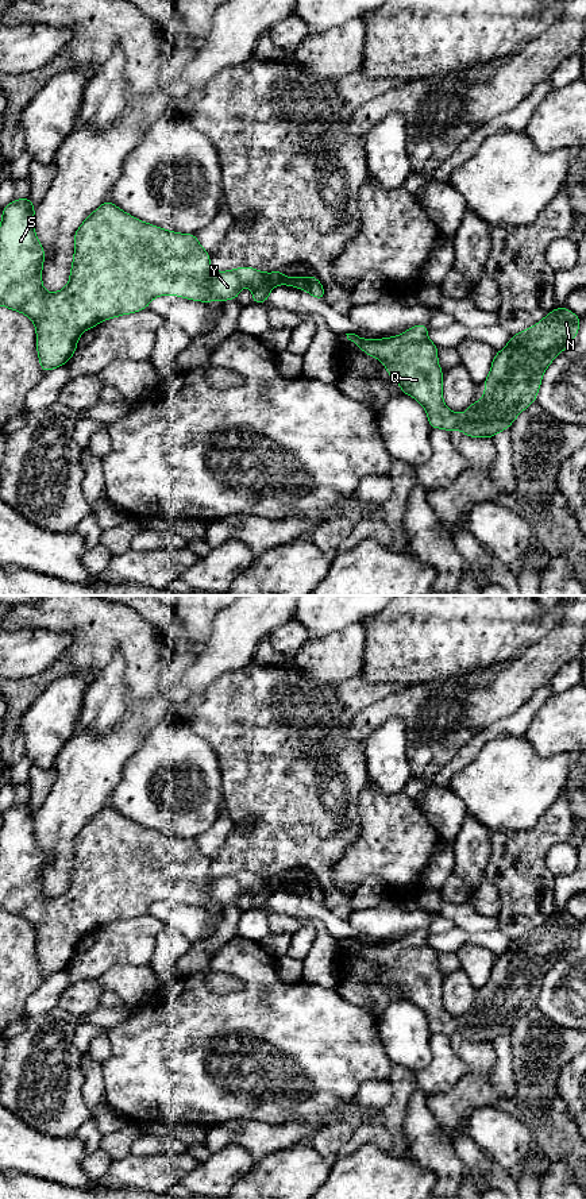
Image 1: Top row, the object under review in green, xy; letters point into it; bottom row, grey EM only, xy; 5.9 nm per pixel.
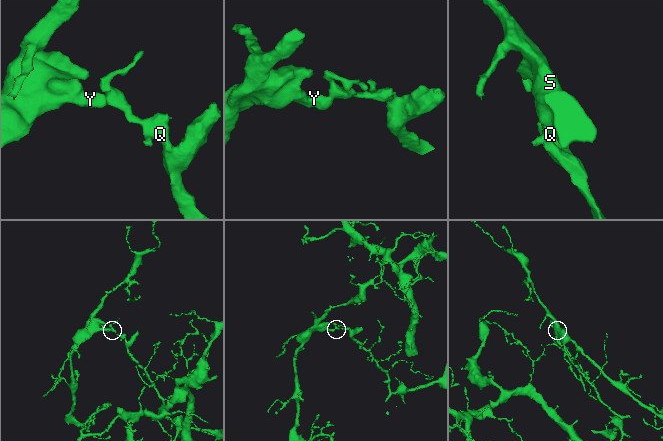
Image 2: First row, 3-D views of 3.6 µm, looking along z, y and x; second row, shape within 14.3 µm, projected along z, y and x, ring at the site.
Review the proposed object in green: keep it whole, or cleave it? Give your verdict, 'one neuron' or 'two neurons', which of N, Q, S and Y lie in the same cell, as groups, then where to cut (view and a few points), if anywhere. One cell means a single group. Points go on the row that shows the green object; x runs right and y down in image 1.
two neurons; N Q / S Y; cut in xy along (269, 274), (276, 284)

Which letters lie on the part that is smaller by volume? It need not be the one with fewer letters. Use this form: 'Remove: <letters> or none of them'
Remove: N, Q

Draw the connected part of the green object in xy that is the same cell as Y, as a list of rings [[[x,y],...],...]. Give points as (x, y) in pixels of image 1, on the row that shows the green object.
[[[30,196],[19,198],[1,209],[0,223],[0,305],[27,315],[35,324],[36,350],[43,374],[68,363],[77,350],[77,340],[84,331],[99,323],[122,315],[135,313],[149,308],[153,298],[171,294],[193,301],[211,302],[236,298],[242,286],[252,289],[251,302],[266,302],[275,286],[270,274],[242,266],[228,271],[213,271],[209,266],[211,254],[198,243],[194,234],[178,234],[140,221],[130,216],[108,198],[92,212],[74,234],[74,257],[69,284],[57,293],[47,293],[42,286],[42,266],[45,250],[34,228],[35,205]]]

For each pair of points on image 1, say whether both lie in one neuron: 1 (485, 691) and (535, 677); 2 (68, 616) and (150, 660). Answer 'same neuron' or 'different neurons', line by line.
1: same neuron
2: same neuron

